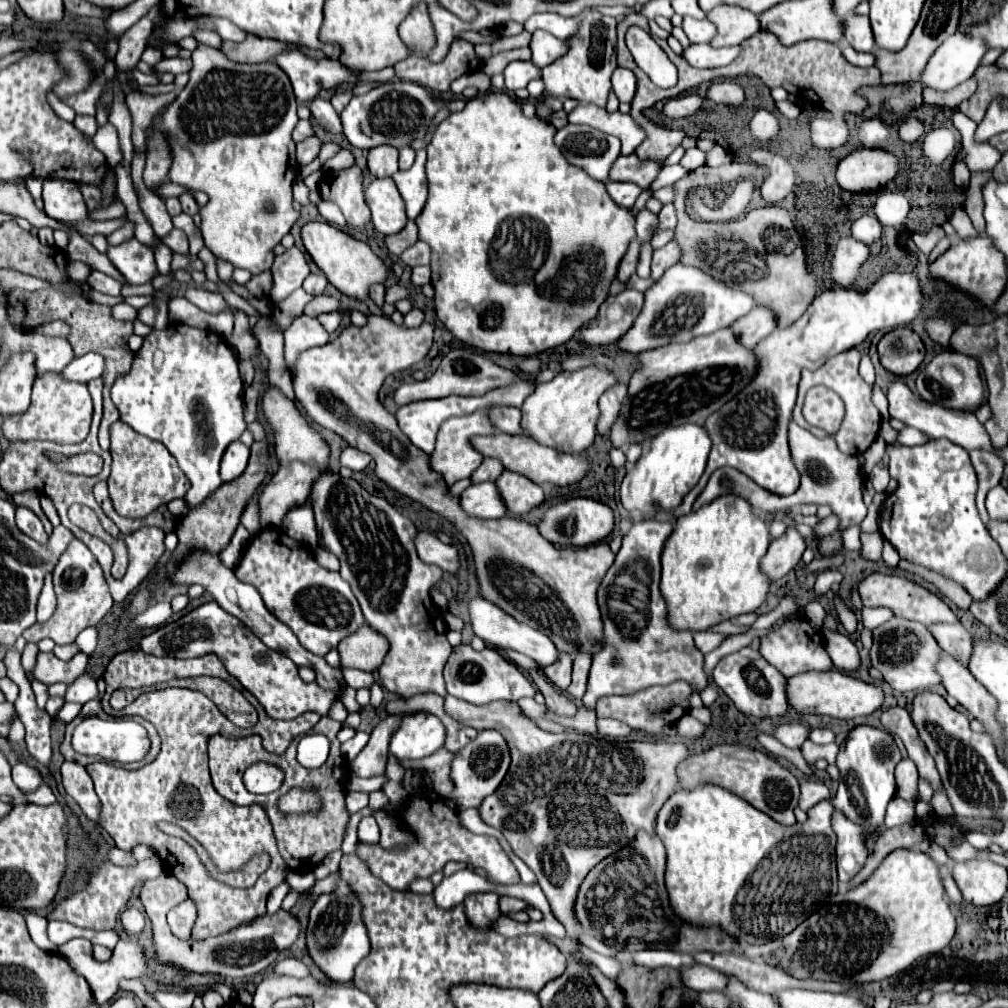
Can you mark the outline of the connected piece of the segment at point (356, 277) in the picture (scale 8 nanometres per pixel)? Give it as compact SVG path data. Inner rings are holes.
M308 223L302 227L302 241L314 263L324 271L328 281L346 297L354 301L368 301L368 291L376 283L384 283L390 275L388 265L356 237L328 225L328 223Z

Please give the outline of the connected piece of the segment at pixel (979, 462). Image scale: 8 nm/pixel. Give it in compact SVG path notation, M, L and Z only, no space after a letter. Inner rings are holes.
M970 451L970 459L972 459L972 465L974 465L976 475L978 475L978 497L976 497L978 511L980 511L984 525L988 525L990 519L988 519L986 507L984 507L984 501L986 501L986 493L992 487L996 487L1002 479L1004 461L998 455L988 453L988 451Z

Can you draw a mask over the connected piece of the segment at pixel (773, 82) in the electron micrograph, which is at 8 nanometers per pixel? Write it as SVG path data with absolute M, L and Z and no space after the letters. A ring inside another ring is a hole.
M636 13L628 15L622 23L618 23L618 65L630 69L630 71L636 75L636 79L638 79L636 95L634 95L634 99L632 99L632 103L630 103L630 105L632 105L630 115L632 115L632 119L636 121L636 125L642 127L644 133L646 133L646 139L644 139L644 141L638 145L638 149L636 149L636 155L638 155L640 159L662 161L662 159L666 159L666 157L682 143L682 139L684 139L684 133L682 133L682 131L668 131L668 129L662 129L662 127L658 127L658 125L650 125L650 121L642 115L642 109L644 109L644 107L652 107L654 101L676 97L676 95L684 93L686 89L692 89L692 87L696 87L698 83L712 81L712 79L716 79L716 77L738 77L738 75L742 75L742 73L750 73L750 75L760 77L770 89L774 89L774 87L780 85L780 87L784 87L784 89L792 89L792 91L794 91L794 87L796 87L796 95L798 95L800 99L806 99L806 101L810 101L810 103L814 103L814 105L818 105L818 107L822 107L822 109L826 109L826 105L830 103L830 105L834 105L832 109L836 109L836 111L840 111L840 113L858 113L860 107L858 107L856 95L854 95L854 91L856 91L858 87L864 87L864 85L872 85L872 87L874 87L874 85L880 85L880 71L878 71L876 67L860 69L860 67L850 65L850 63L844 59L844 55L840 53L838 45L834 45L834 43L810 39L810 41L800 41L800 43L794 43L794 45L790 45L790 47L784 47L784 45L780 45L780 41L778 41L772 33L758 31L758 33L754 33L752 37L748 37L748 39L742 41L742 45L740 45L740 47L742 47L740 55L738 55L728 67L716 67L716 69L696 69L696 67L690 67L690 65L682 59L682 55L676 55L676 53L668 47L668 43L666 43L664 39L658 39L658 45L668 53L670 61L678 67L678 83L676 83L672 89L660 89L660 87L656 87L656 85L646 77L646 73L634 63L634 59L632 59L632 55L630 55L626 43L624 43L624 35L626 35L628 27L632 27L632 25L642 27L644 31L650 31L650 29L648 29L648 19L646 19L644 15L636 15Z

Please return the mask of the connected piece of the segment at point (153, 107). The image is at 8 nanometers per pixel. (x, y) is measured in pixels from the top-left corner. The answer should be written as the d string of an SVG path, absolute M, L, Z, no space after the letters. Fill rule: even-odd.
M130 91L126 95L126 105L132 113L132 123L134 123L134 129L132 129L132 143L136 149L140 151L146 151L146 137L144 137L144 131L146 127L150 125L150 119L160 111L164 109L166 105L170 105L172 101L176 99L176 93L164 93L164 95L144 95L144 93L136 93L136 91Z

